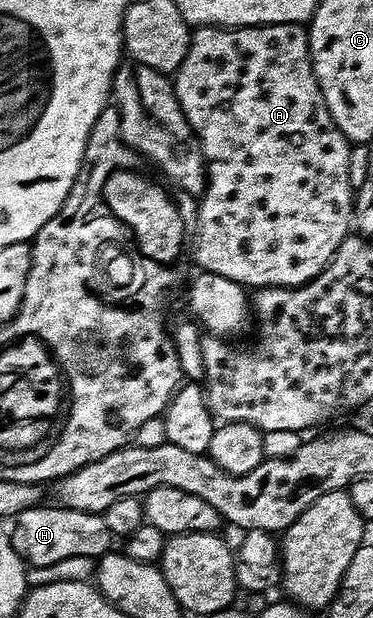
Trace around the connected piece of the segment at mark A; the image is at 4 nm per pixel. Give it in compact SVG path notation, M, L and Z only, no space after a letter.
M274 22L270 26L200 26L197 27L190 35L190 43L188 44L188 52L184 56L184 60L180 64L180 68L175 70L172 75L174 91L176 92L176 100L180 100L180 108L184 112L184 116L188 120L188 124L194 130L194 135L198 138L198 143L202 149L202 155L206 161L206 192L201 195L198 206L198 235L193 235L192 246L194 242L194 258L198 261L197 269L202 272L209 272L216 276L224 276L228 280L238 282L244 288L261 288L264 286L302 286L308 280L312 280L320 273L332 260L332 256L336 252L336 248L340 248L340 244L351 233L352 215L354 212L354 196L355 187L350 184L348 176L348 160L350 159L350 148L352 143L346 139L344 132L340 132L340 128L336 128L336 120L332 120L332 112L328 112L328 104L324 100L324 96L320 92L320 84L314 75L314 66L310 62L310 36L305 25L296 22Z

